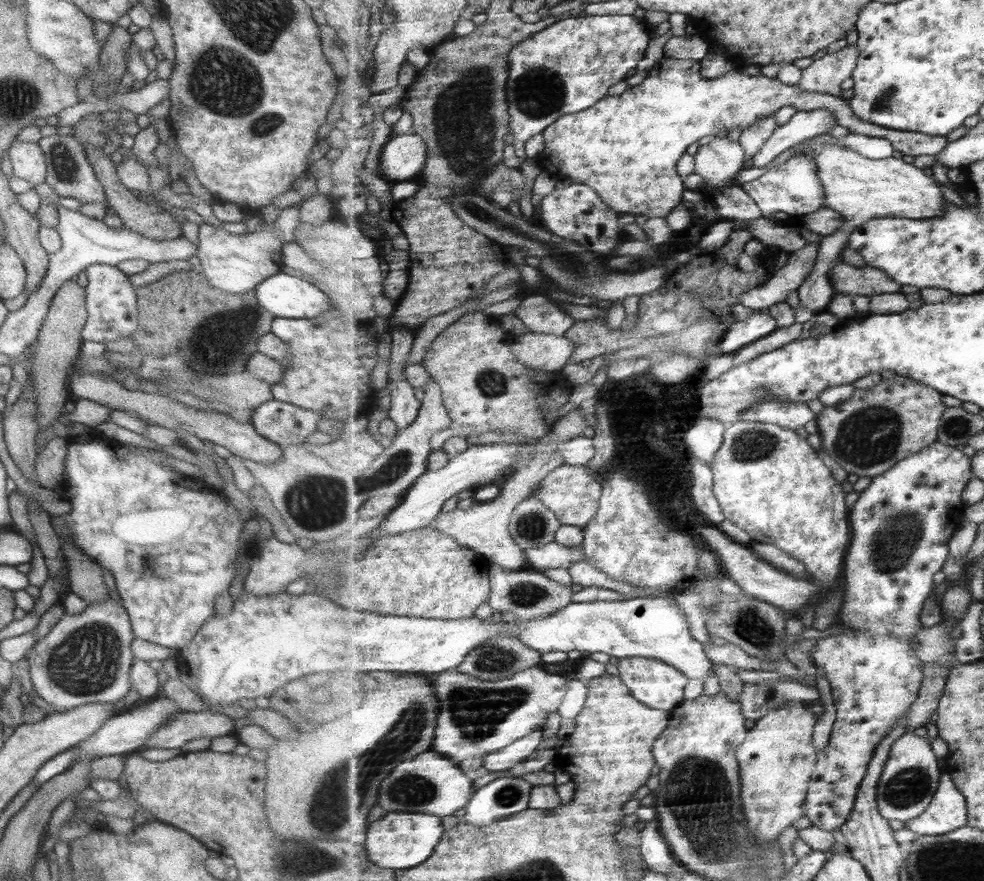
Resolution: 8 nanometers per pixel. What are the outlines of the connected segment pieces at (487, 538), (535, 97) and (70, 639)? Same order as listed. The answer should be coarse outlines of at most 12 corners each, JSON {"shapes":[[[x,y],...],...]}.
{"shapes":[[[581,407],[539,440],[492,501],[441,512],[432,526],[508,570],[530,560],[512,536],[514,511],[584,435]],[[636,14],[557,21],[510,55],[517,156],[648,58]],[[110,596],[26,654],[57,712],[129,692],[136,638]]]}

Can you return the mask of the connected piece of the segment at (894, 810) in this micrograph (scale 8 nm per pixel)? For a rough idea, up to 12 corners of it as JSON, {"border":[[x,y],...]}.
{"border":[[908,731],[879,784],[888,820],[920,818],[945,771],[932,740]]}

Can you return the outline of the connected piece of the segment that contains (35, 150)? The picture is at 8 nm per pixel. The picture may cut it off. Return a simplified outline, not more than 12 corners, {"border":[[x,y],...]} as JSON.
{"border":[[36,142],[7,151],[14,175],[33,187],[46,182],[45,155]]}

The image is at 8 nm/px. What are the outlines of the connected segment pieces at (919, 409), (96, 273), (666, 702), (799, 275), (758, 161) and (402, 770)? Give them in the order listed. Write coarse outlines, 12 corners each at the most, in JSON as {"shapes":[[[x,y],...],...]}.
{"shapes":[[[909,376],[818,415],[853,479],[939,441],[943,391]],[[117,266],[85,270],[84,341],[130,338],[137,289]],[[624,658],[620,677],[633,695],[674,714],[691,680],[656,658]],[[822,240],[793,253],[786,270],[748,291],[742,304],[759,312],[801,291],[817,266]],[[833,110],[798,111],[756,155],[764,168],[782,152],[828,134]],[[426,752],[383,782],[391,812],[456,814],[477,791],[458,764]]]}

